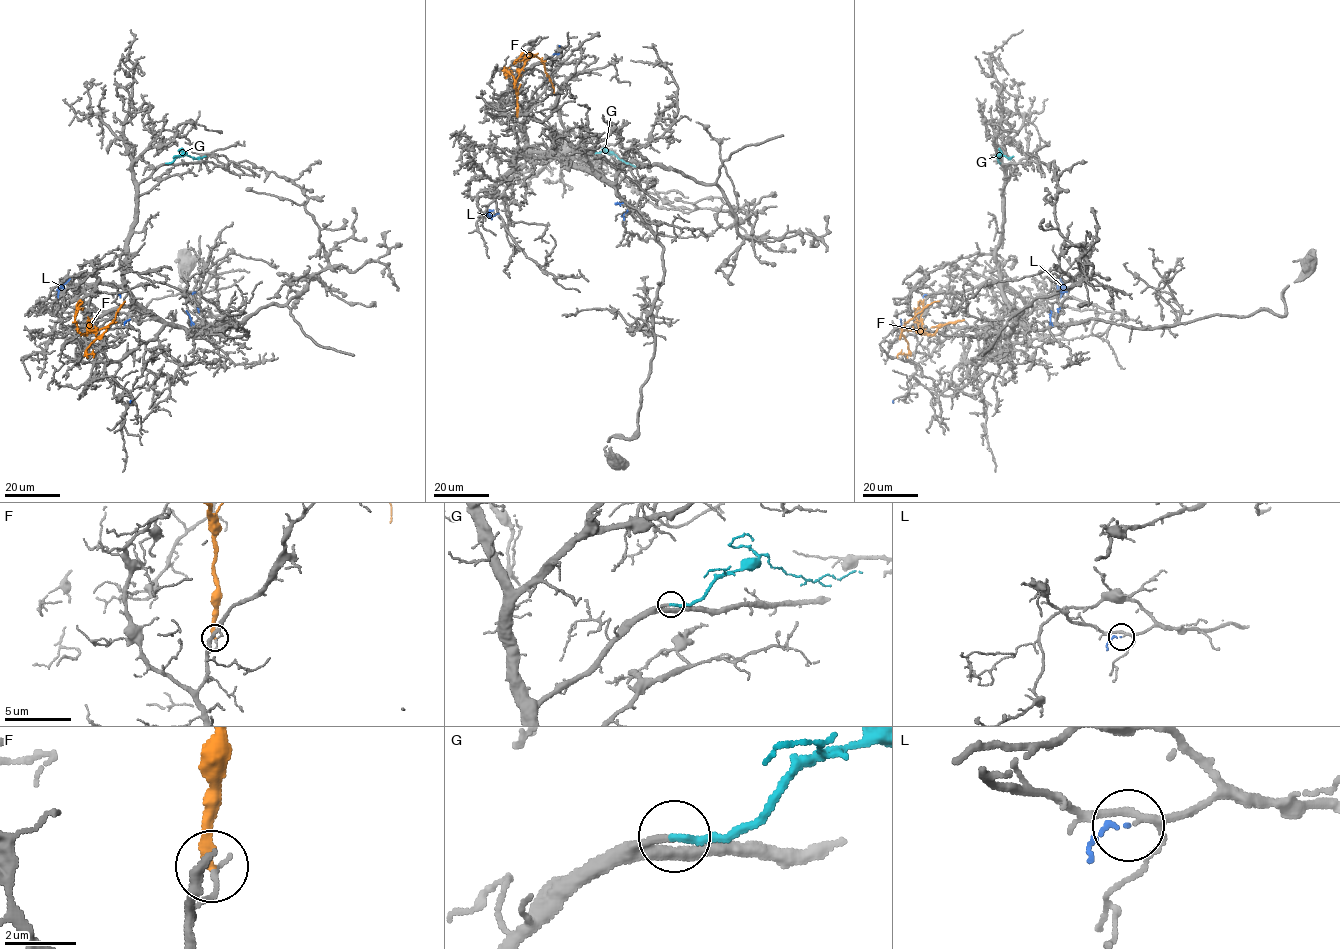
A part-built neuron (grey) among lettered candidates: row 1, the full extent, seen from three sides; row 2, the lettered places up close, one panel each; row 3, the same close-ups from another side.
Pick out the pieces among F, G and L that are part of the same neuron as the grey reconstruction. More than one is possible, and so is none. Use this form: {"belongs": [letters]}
{"belongs": ["G"]}

